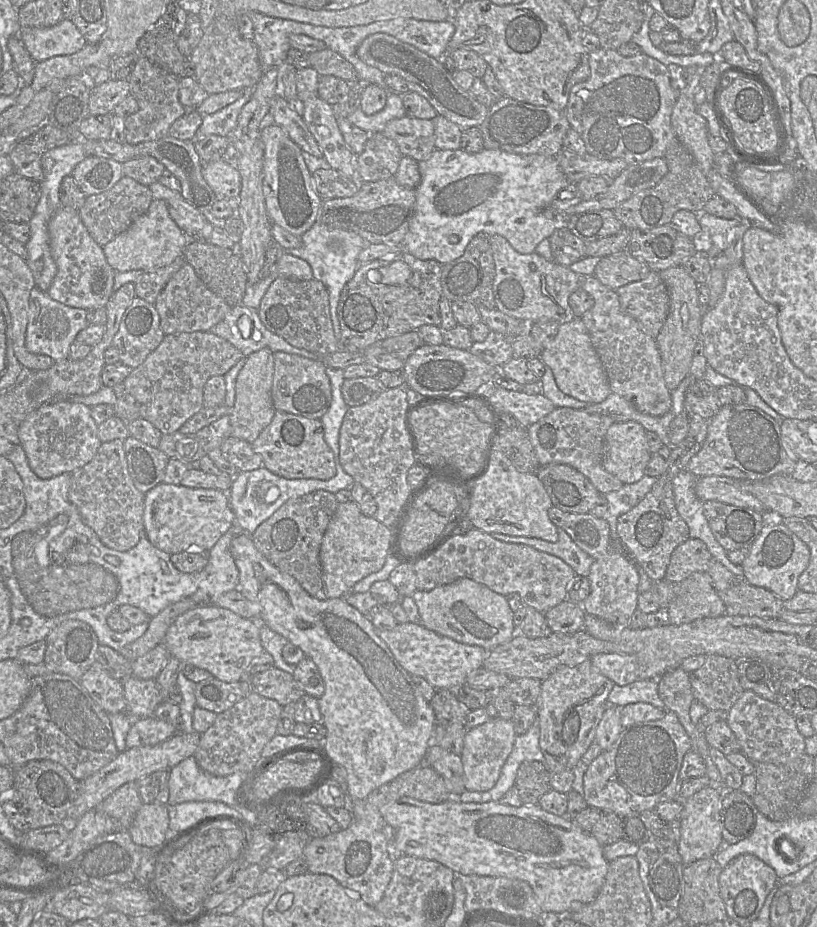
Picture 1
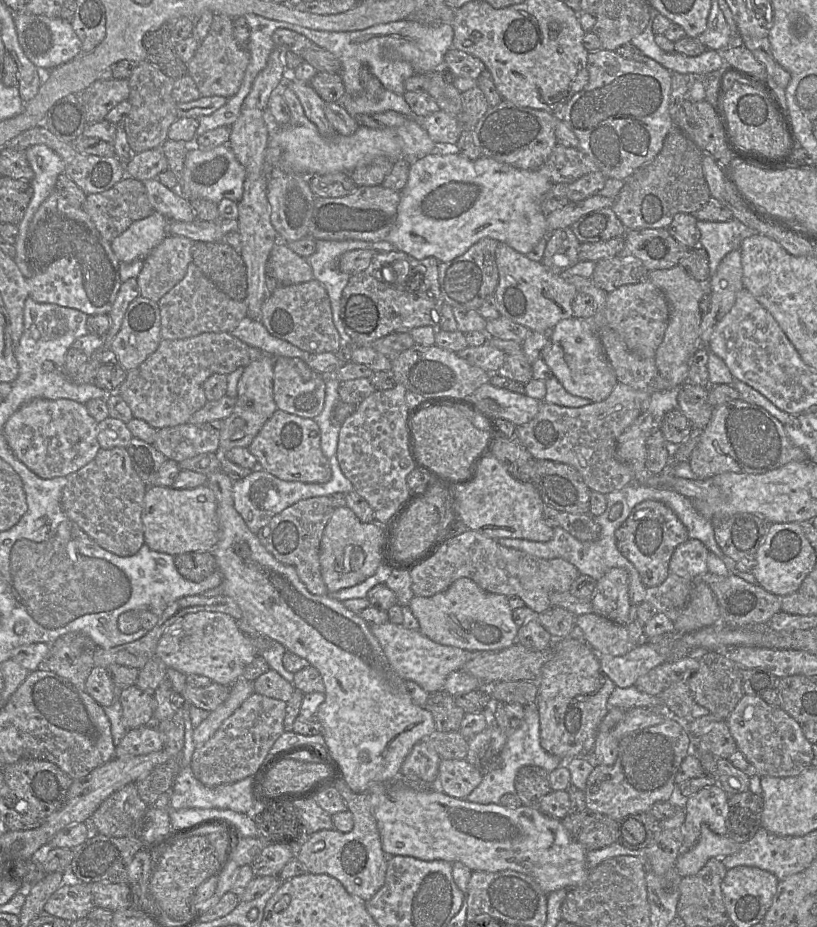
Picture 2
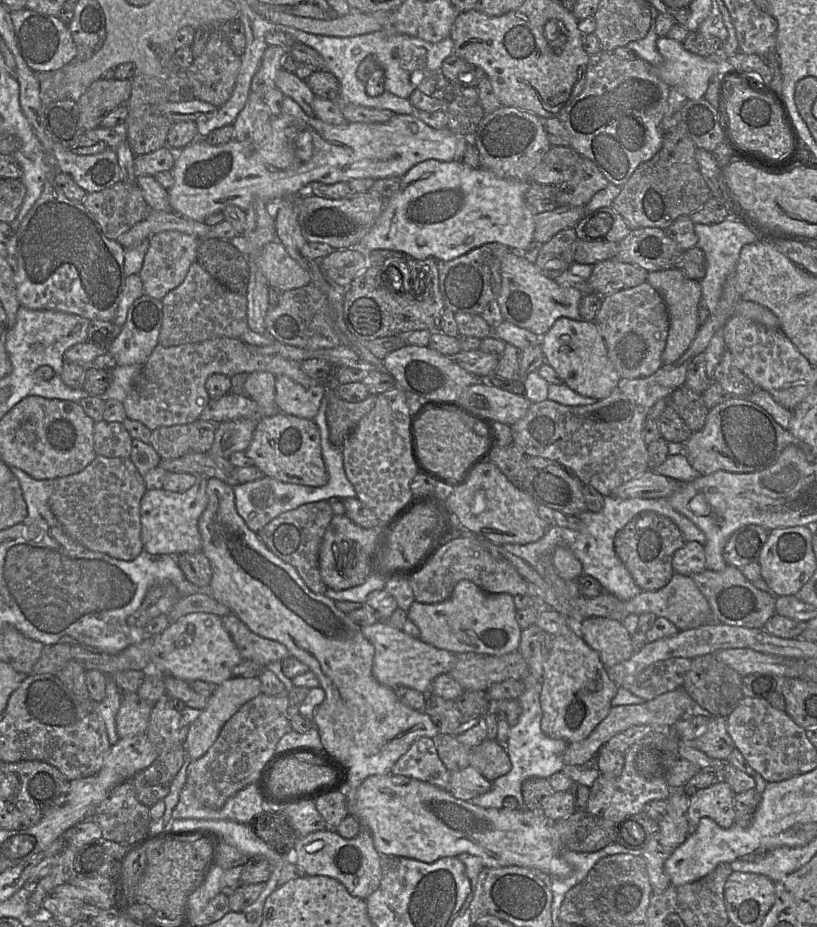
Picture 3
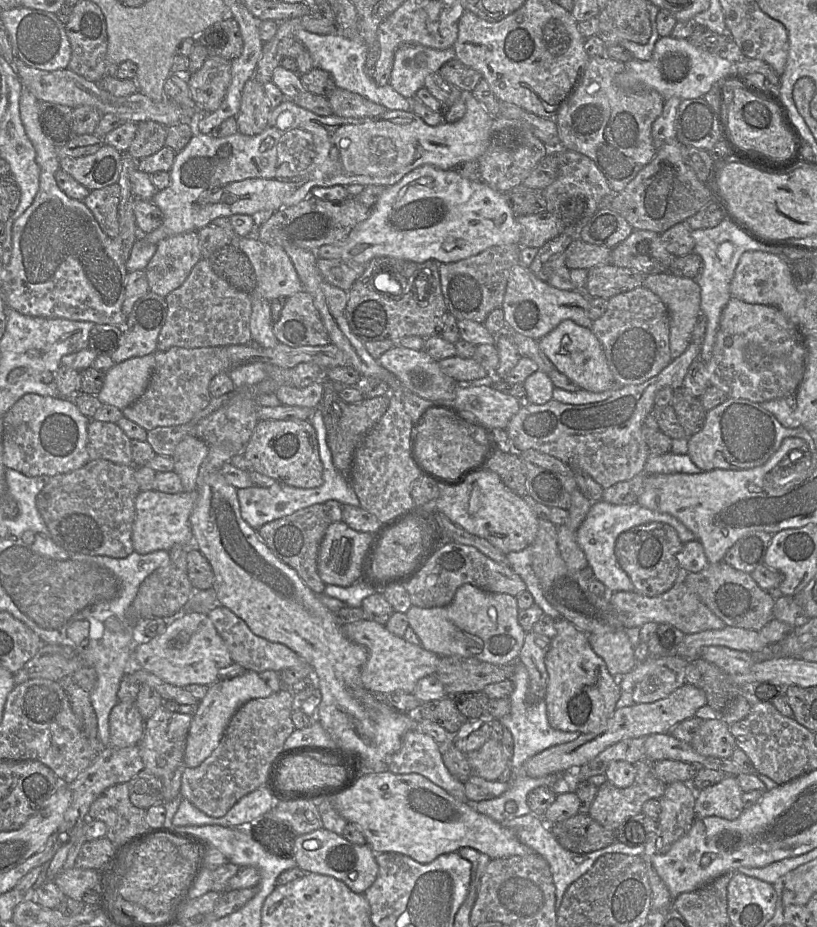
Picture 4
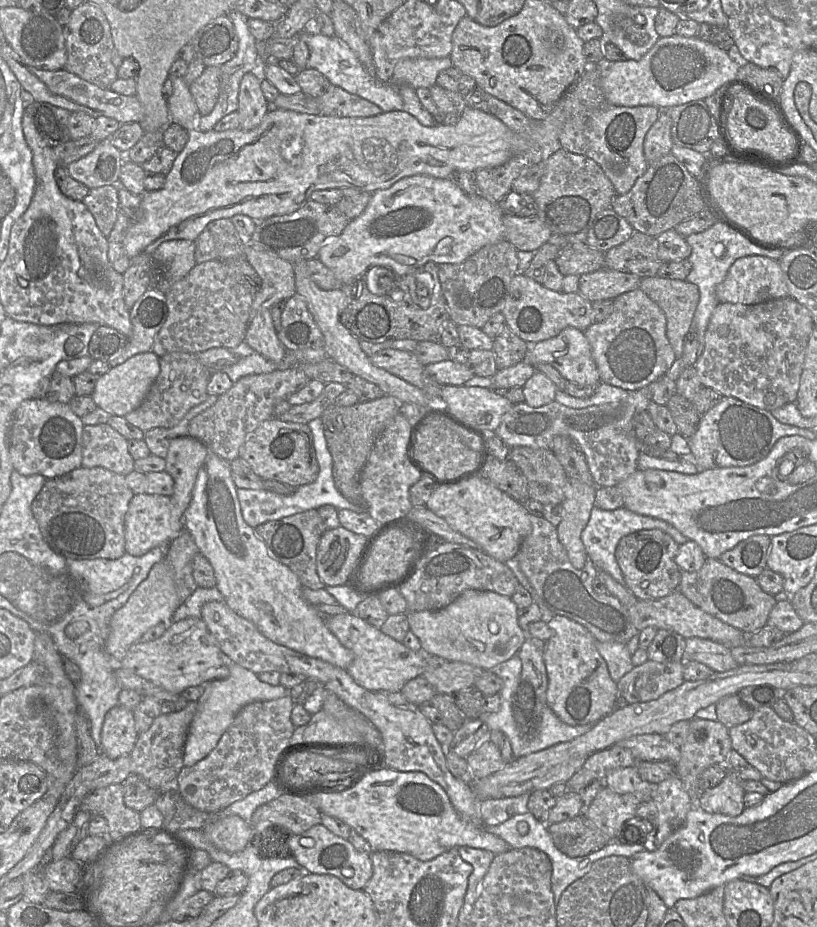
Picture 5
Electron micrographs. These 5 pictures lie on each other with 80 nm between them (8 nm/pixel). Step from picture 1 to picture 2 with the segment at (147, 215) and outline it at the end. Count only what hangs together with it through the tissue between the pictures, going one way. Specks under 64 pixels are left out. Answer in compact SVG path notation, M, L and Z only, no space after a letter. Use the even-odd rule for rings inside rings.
M153 211L144 219L133 222L126 231L111 241L111 248L120 263L145 259L168 235L168 219Z

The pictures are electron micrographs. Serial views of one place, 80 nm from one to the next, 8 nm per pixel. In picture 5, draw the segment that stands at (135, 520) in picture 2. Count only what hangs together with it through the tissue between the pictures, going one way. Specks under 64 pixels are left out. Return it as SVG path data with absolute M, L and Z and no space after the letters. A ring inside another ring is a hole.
M79 467L48 479L32 503L41 534L59 555L75 560L118 559L125 551L124 519L134 493L125 476L102 467Z

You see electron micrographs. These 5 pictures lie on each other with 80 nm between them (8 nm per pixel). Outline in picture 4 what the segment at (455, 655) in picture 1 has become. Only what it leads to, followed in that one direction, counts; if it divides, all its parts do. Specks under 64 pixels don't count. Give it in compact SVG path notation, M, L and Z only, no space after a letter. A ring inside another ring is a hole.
M364 619L341 625L341 630L348 640L366 647L368 659L361 669L360 677L364 688L375 695L397 690L412 693L421 678L433 675L437 669L440 658L437 654L395 636L385 625Z

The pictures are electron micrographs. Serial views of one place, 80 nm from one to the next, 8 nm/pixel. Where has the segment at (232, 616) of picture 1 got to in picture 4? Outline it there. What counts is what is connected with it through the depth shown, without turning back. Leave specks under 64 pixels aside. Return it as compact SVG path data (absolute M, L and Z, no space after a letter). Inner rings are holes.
M186 613L166 630L134 650L134 665L178 687L190 684L210 686L219 680L219 670L233 664L230 652L205 613Z

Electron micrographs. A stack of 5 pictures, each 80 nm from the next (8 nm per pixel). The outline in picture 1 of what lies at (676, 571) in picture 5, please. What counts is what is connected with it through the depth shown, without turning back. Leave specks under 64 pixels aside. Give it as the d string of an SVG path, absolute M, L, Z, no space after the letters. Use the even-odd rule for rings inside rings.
M659 480L645 497L617 521L617 534L622 551L641 567L654 582L663 580L674 550L689 538L689 528L679 515L674 500L672 482Z

